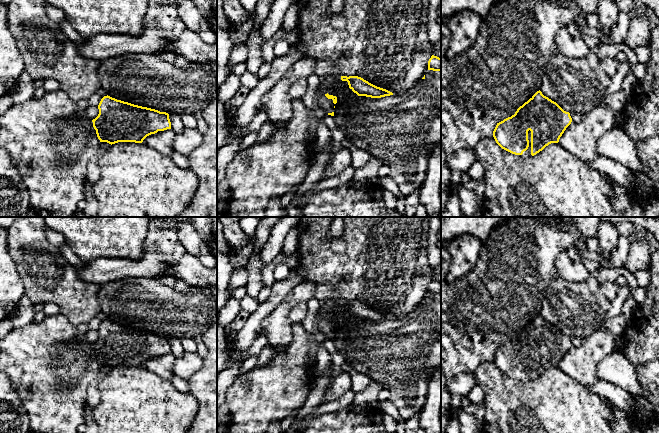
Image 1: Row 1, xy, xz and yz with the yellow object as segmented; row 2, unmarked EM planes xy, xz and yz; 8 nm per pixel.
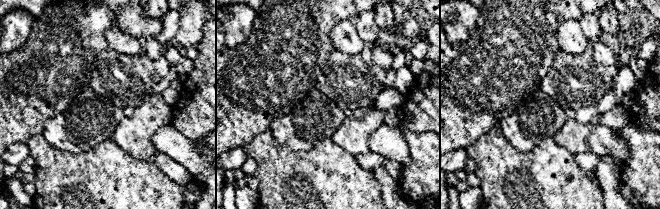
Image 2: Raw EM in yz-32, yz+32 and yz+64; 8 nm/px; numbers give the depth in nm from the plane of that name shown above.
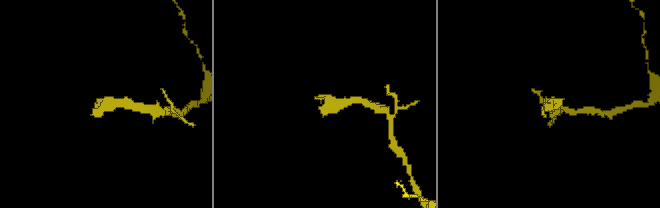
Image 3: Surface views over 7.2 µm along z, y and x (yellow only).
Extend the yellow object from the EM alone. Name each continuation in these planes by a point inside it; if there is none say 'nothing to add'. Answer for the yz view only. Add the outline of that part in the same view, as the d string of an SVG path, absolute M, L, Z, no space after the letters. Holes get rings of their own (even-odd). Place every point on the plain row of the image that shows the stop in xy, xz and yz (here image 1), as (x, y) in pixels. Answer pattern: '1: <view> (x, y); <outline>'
1: yz (526, 377); M528 355L528 364L529 364L529 371L526 375L523 376L522 379L519 380L523 380L523 381L527 381L527 380L531 380L531 355Z

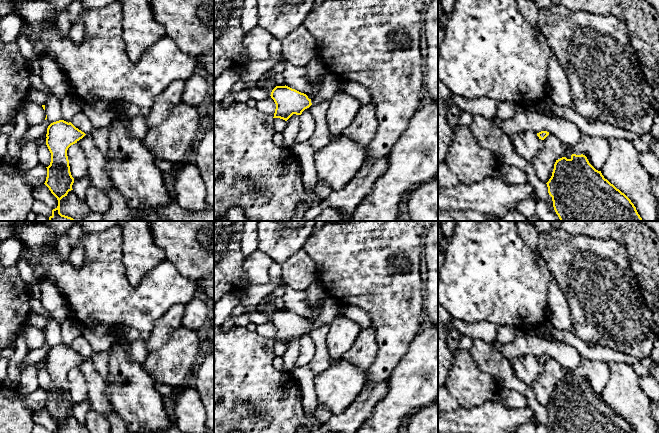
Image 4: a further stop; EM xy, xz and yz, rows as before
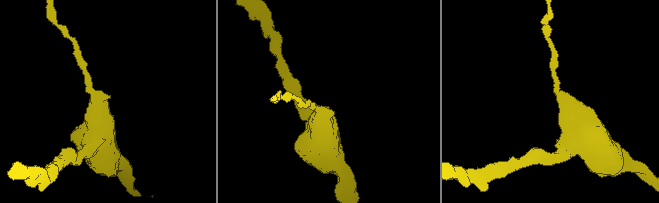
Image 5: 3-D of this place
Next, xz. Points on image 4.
1: xz (331, 308); M327 295L317 320L311 324L312 329L329 325L336 317L342 315L340 311L344 309L345 305L340 299Z

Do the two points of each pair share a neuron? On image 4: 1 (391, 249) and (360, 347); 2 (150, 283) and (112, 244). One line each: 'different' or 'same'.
1: different
2: different

